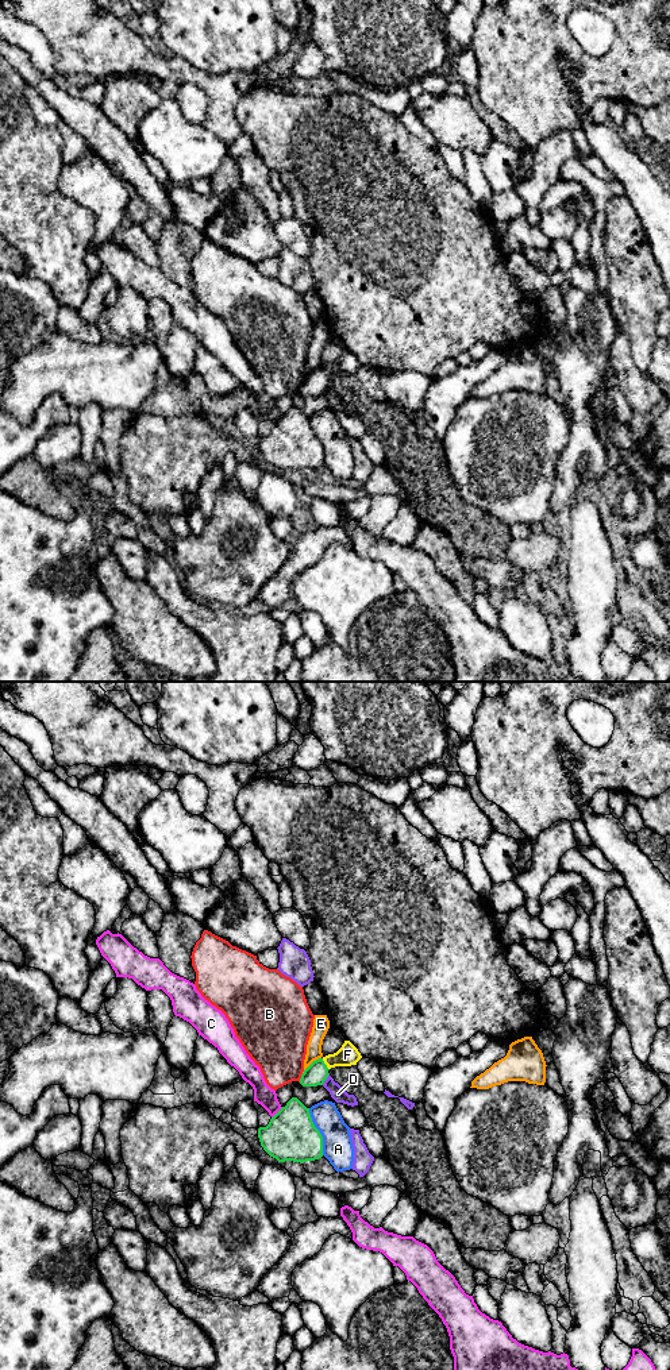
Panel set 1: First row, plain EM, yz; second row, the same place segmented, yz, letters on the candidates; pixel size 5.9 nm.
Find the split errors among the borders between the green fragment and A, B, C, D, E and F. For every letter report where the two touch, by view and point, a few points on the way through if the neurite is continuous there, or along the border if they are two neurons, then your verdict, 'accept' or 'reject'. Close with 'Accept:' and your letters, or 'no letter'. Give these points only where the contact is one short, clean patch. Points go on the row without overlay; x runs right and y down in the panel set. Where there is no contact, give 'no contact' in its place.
A: yz (319, 440) | reject
B: yz (301, 386) | reject
C: yz (277, 421) | reject
D: yz (326, 388) | reject
E: yz (311, 373) | along yz (320, 366), (303, 382) | reject
F: yz (324, 373) | along yz (322, 367), (328, 378) | reject
Accept: no letter

